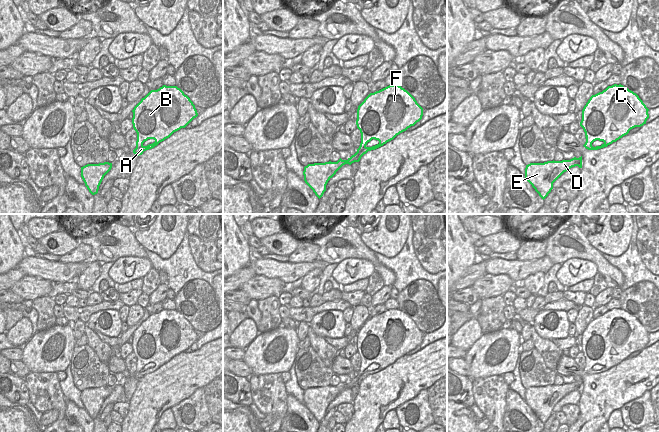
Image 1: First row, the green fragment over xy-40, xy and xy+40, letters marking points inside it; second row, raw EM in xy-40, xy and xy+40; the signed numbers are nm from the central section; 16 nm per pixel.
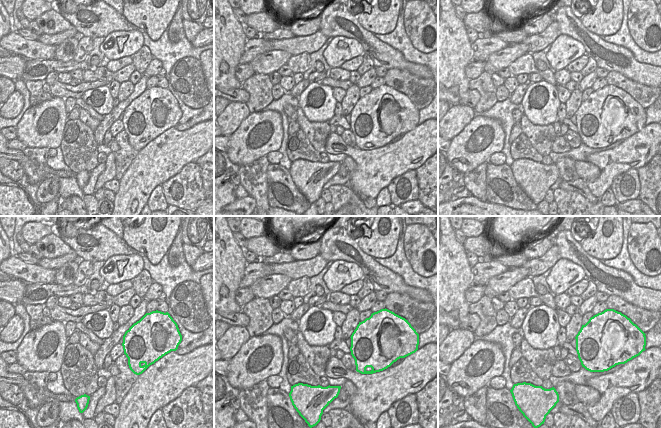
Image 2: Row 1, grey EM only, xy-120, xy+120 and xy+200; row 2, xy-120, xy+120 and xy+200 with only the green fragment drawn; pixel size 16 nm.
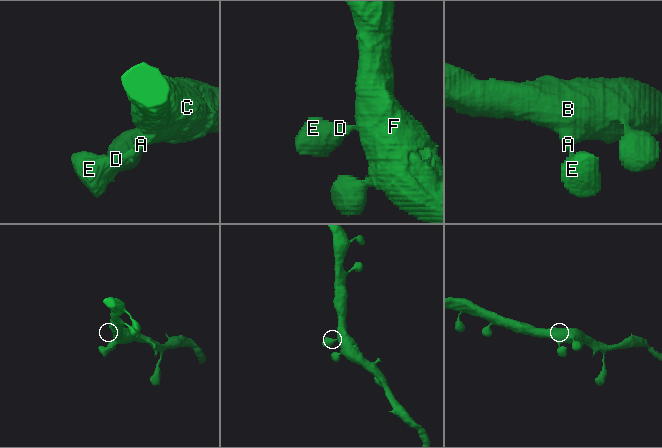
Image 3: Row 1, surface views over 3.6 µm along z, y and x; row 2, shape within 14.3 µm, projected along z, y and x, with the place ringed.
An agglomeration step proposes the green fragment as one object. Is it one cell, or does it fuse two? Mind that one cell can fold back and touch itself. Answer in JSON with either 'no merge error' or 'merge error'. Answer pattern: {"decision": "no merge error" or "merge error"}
{"decision": "no merge error"}

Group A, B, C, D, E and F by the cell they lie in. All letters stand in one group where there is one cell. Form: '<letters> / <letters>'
A B C D E F

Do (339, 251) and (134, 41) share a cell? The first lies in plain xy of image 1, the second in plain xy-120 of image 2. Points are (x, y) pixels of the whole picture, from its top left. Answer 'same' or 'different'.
different

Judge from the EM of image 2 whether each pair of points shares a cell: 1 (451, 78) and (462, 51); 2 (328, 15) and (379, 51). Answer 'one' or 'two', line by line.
1: one
2: one

